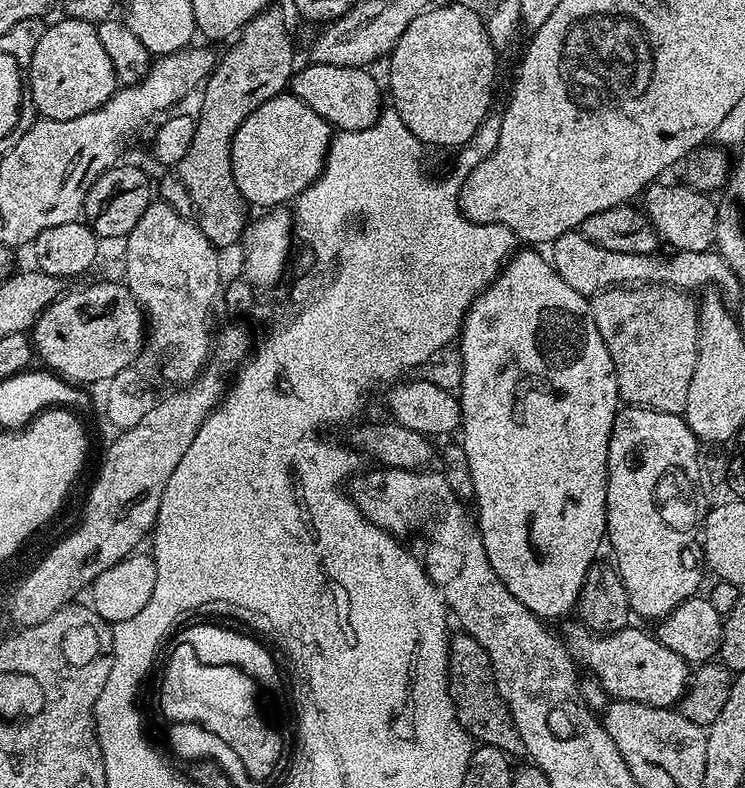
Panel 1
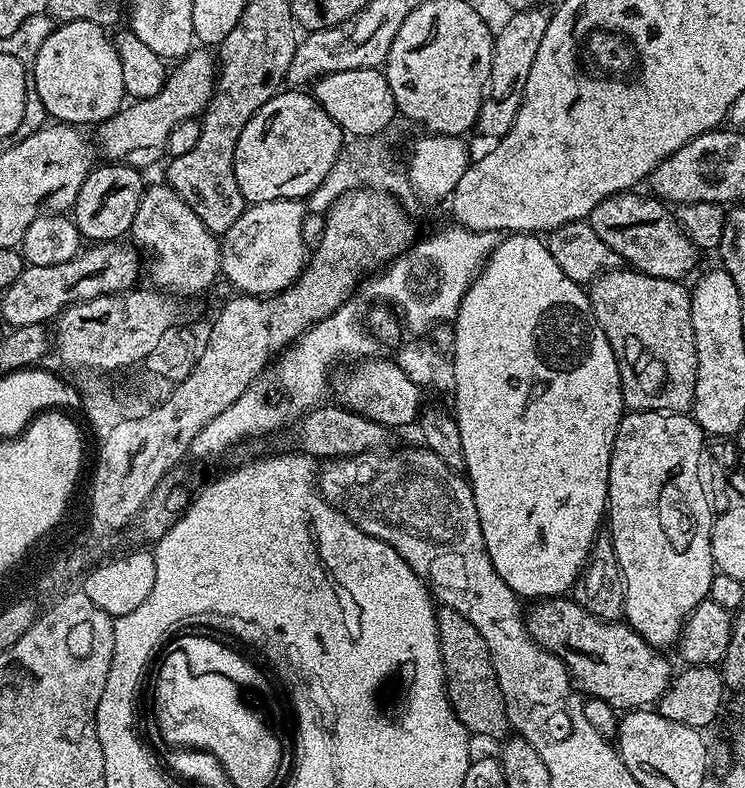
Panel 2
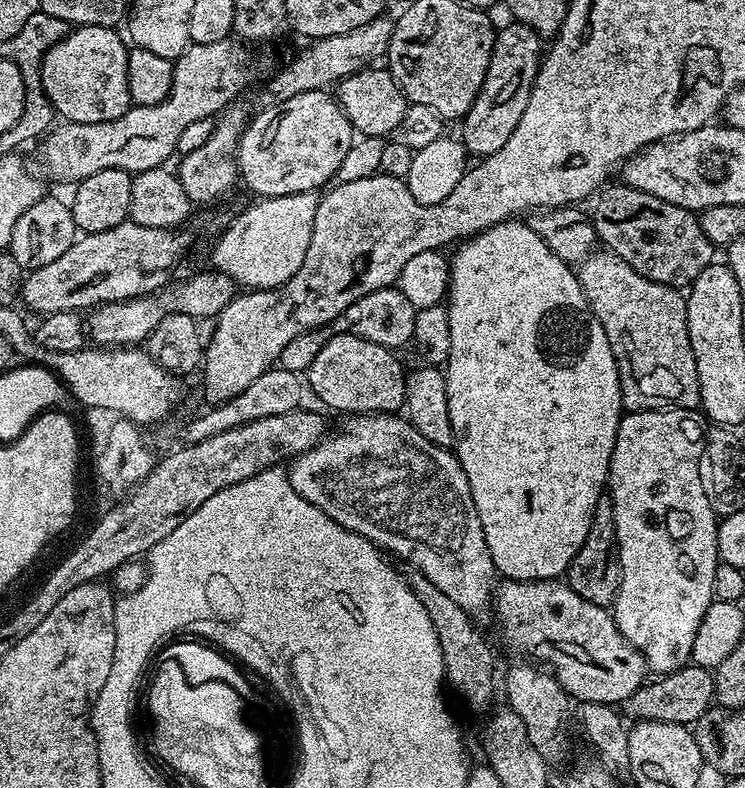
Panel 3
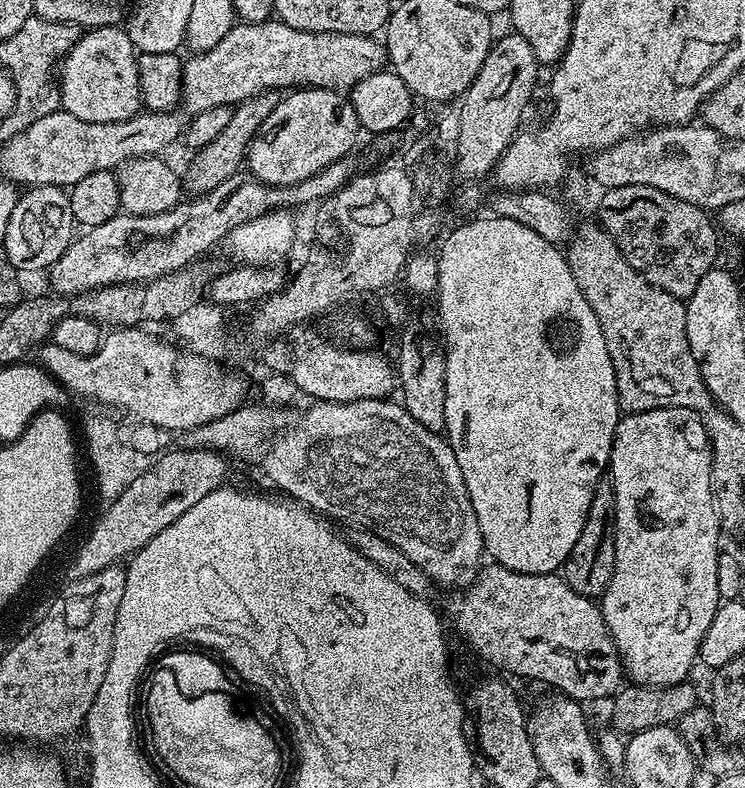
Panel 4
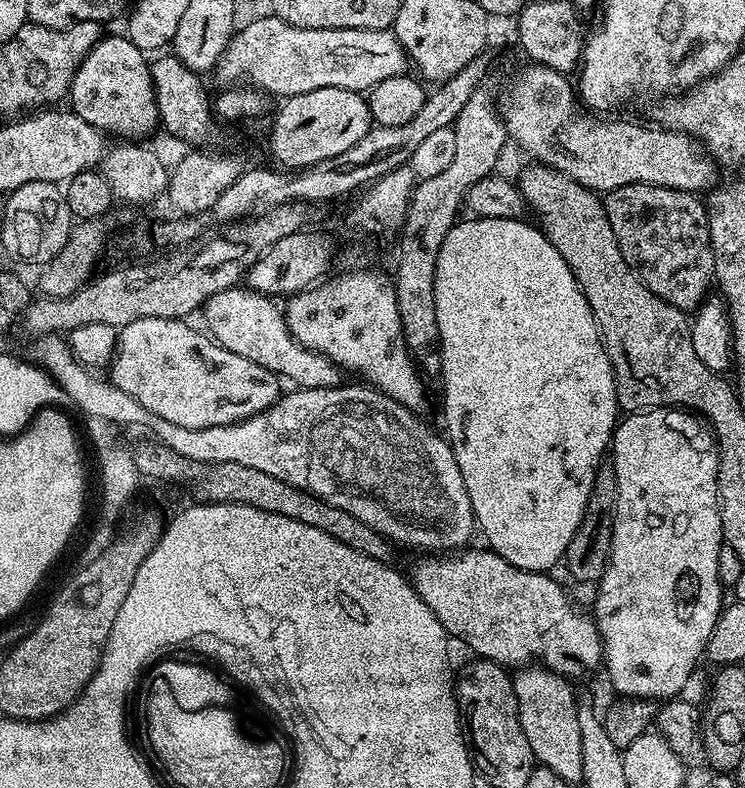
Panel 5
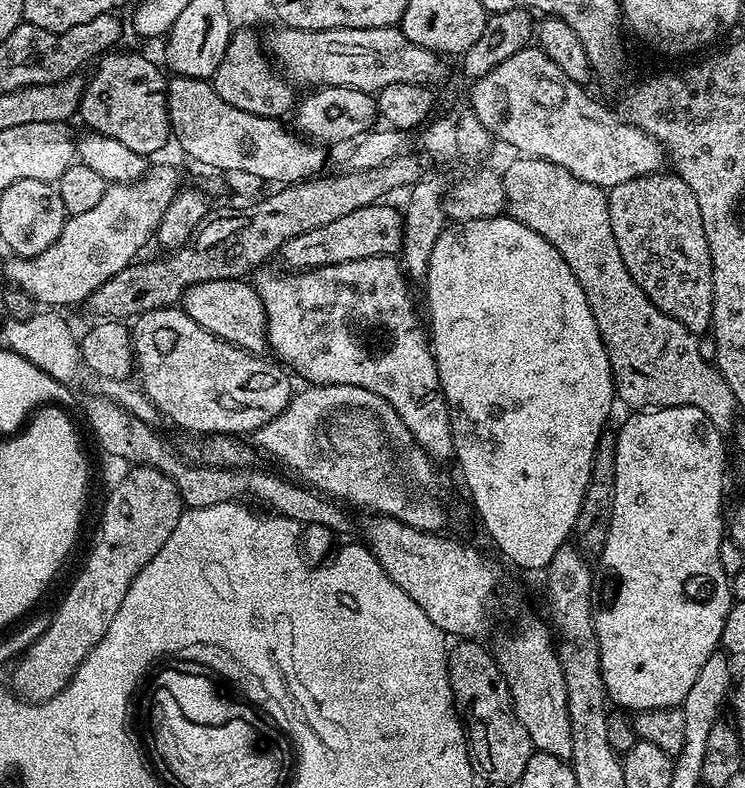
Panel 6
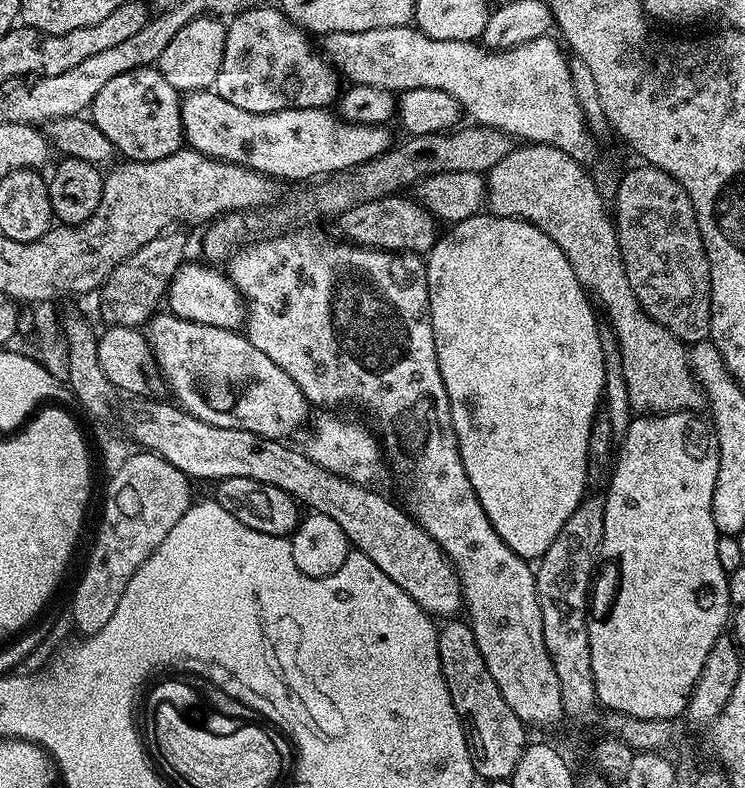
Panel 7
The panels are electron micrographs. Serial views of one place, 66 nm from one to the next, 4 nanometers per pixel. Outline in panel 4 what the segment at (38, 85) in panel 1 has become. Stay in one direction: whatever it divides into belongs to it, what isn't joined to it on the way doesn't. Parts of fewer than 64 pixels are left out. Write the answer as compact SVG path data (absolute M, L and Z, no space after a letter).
M123 27L93 28L81 35L80 41L64 55L58 65L60 107L65 112L82 118L82 122L126 122L139 116L142 111L140 87L138 86L138 62L136 47L130 42Z

